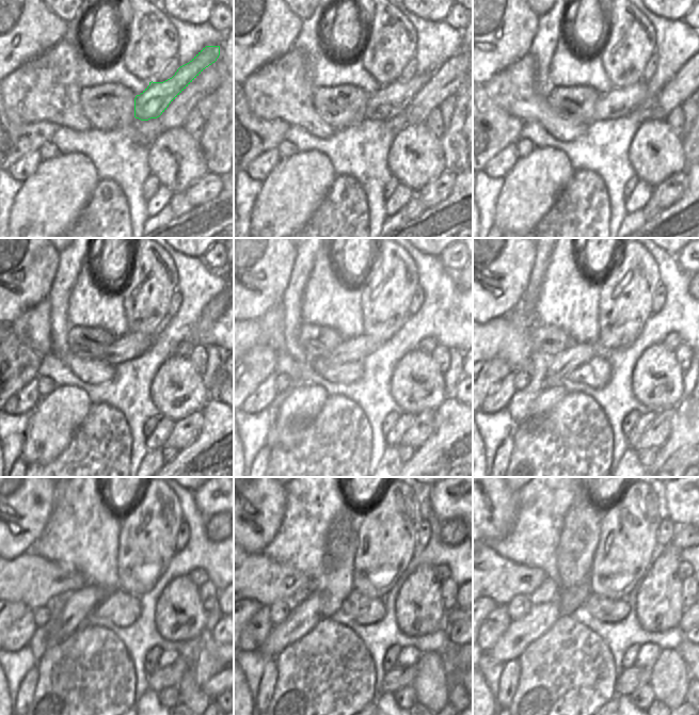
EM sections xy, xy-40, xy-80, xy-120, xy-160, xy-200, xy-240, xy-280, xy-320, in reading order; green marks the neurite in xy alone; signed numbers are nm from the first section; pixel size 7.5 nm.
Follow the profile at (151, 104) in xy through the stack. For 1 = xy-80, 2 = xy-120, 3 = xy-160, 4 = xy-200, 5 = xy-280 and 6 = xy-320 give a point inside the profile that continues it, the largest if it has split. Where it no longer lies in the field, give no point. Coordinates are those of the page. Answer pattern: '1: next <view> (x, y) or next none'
1: next xy-80 (618, 102)
2: next xy-120 (131, 345)
3: next xy-160 (356, 349)
4: next xy-200 (577, 354)
5: next xy-280 (304, 616)
6: next xy-320 (540, 617)

